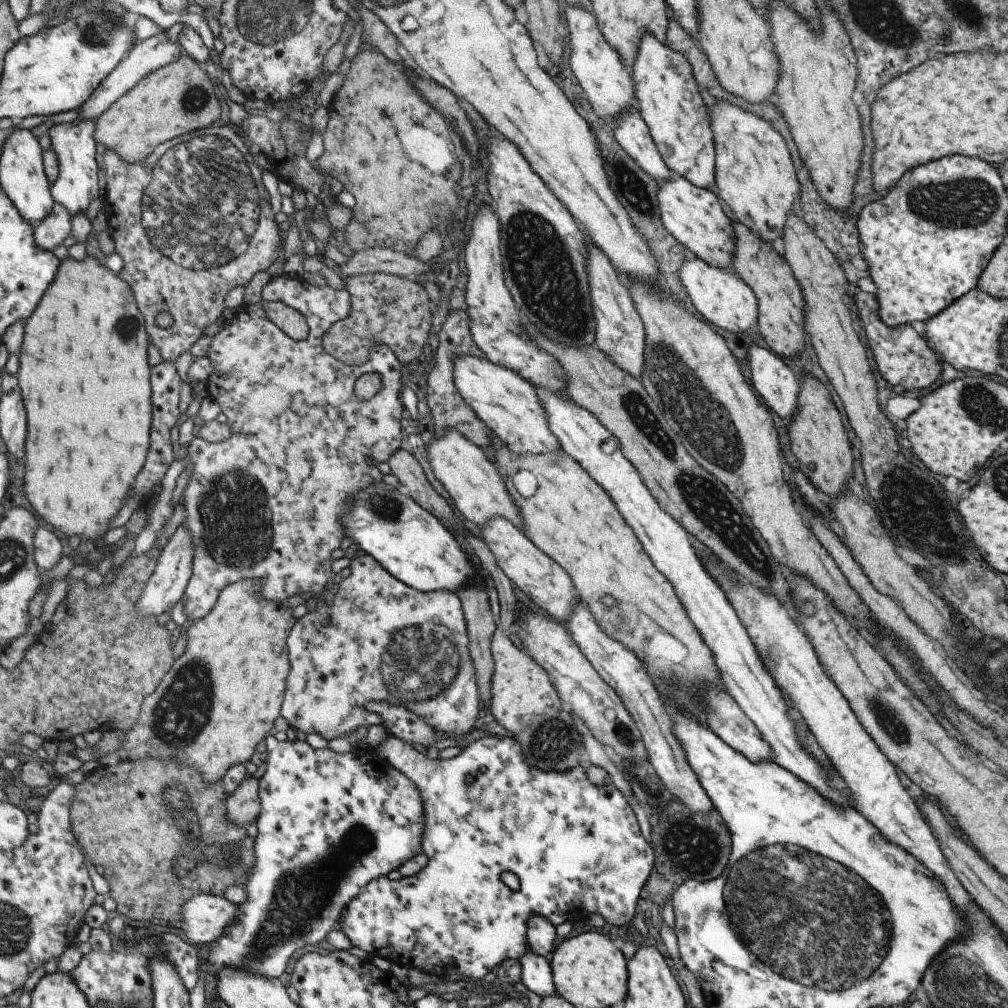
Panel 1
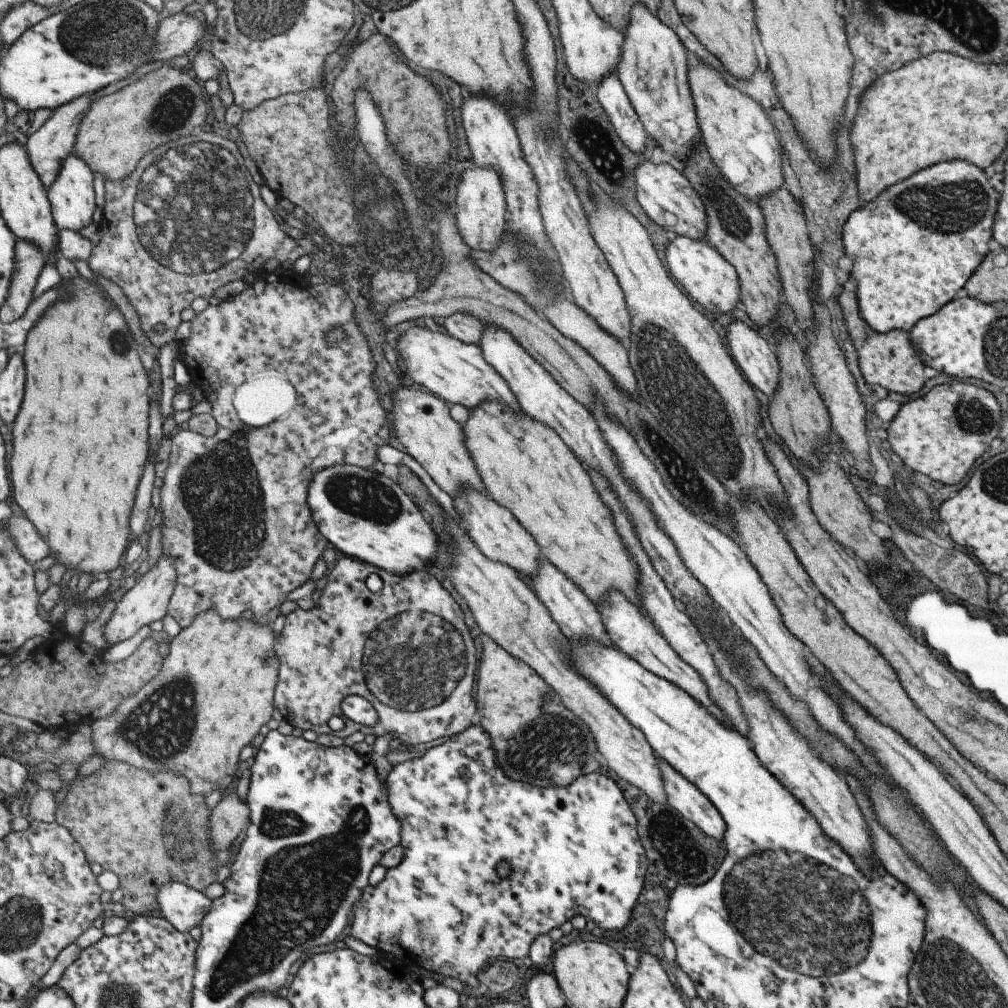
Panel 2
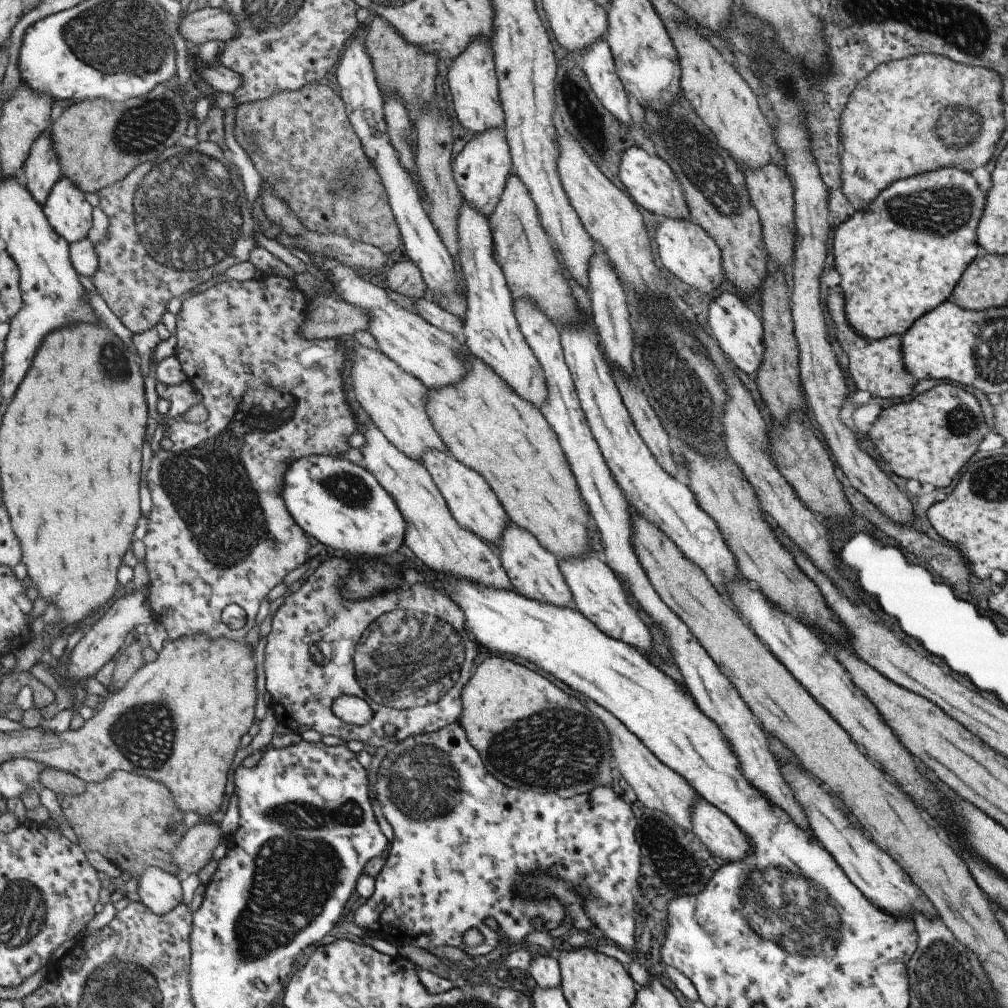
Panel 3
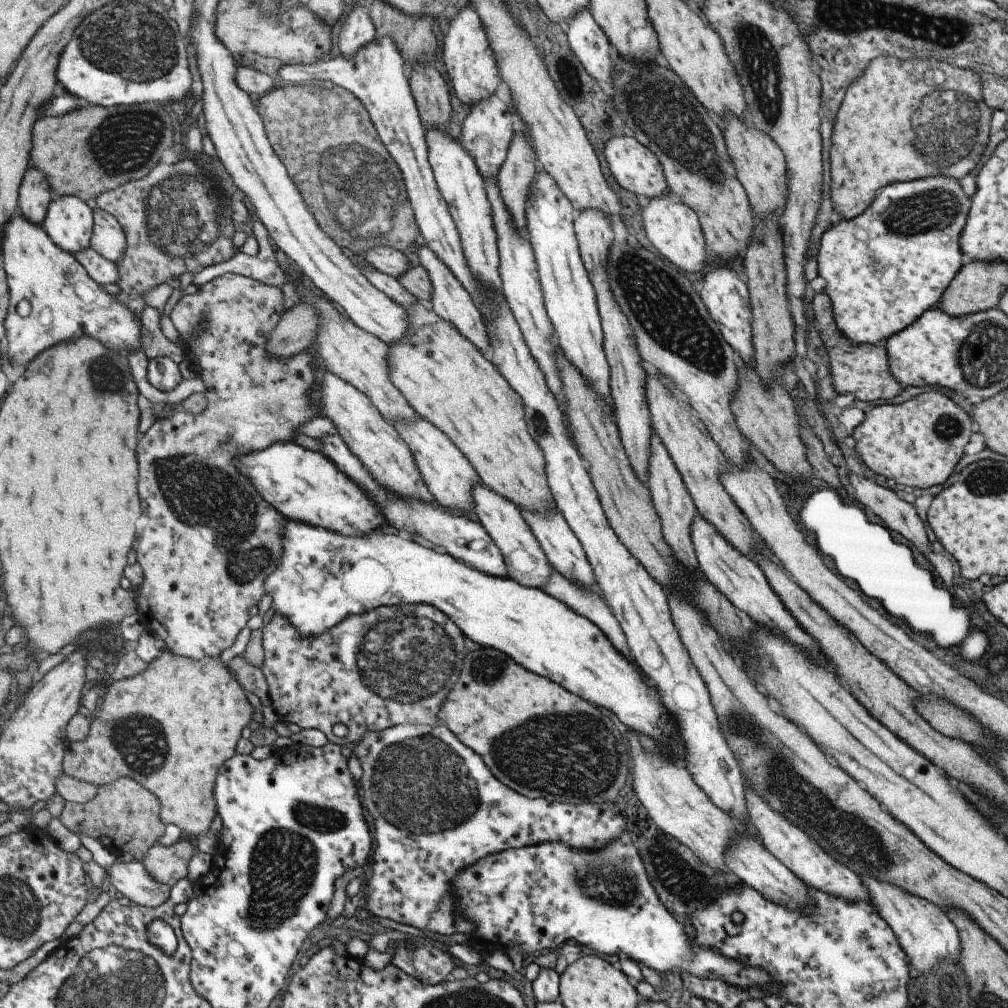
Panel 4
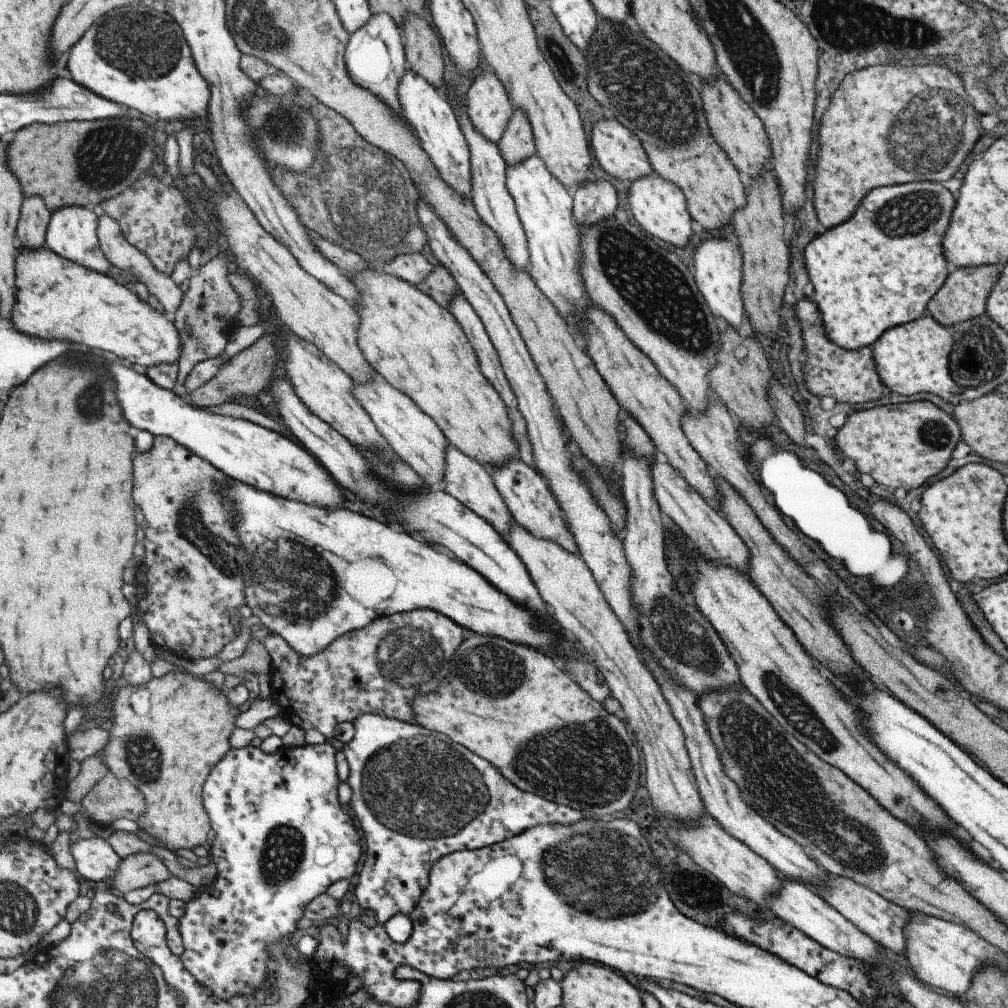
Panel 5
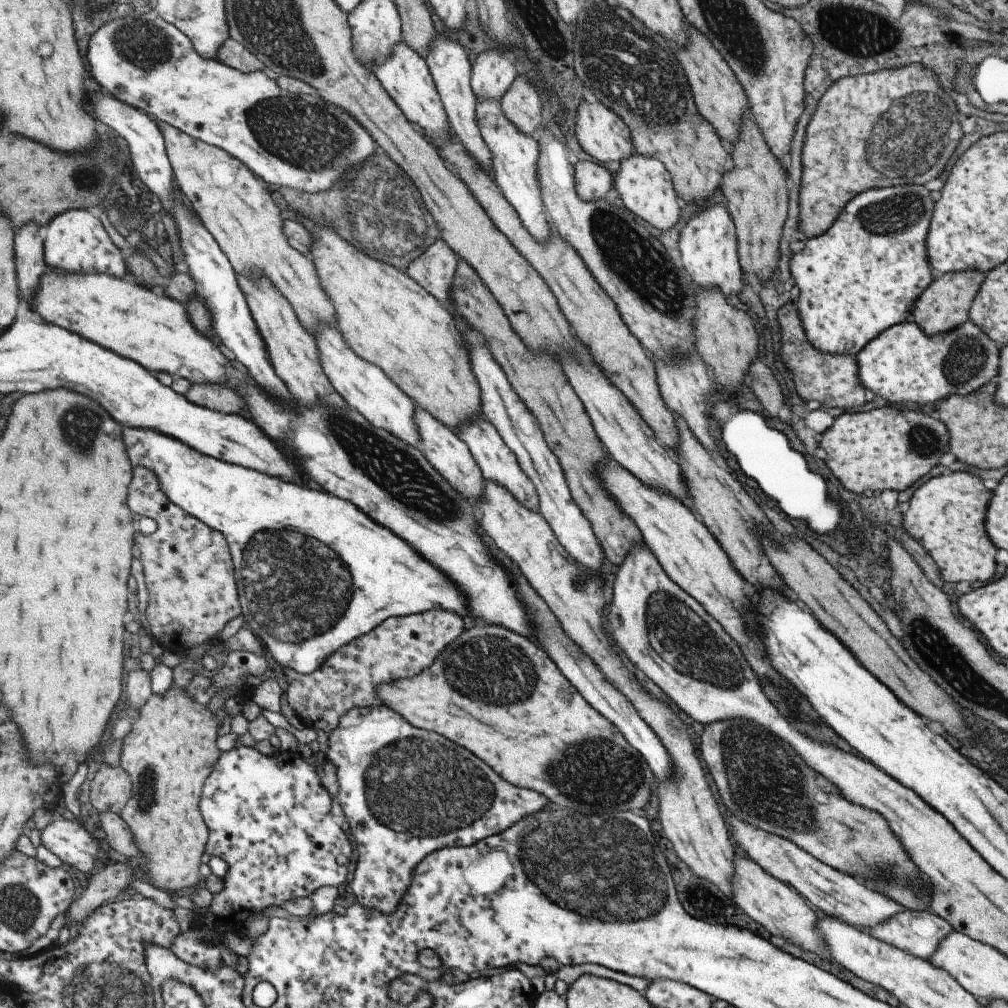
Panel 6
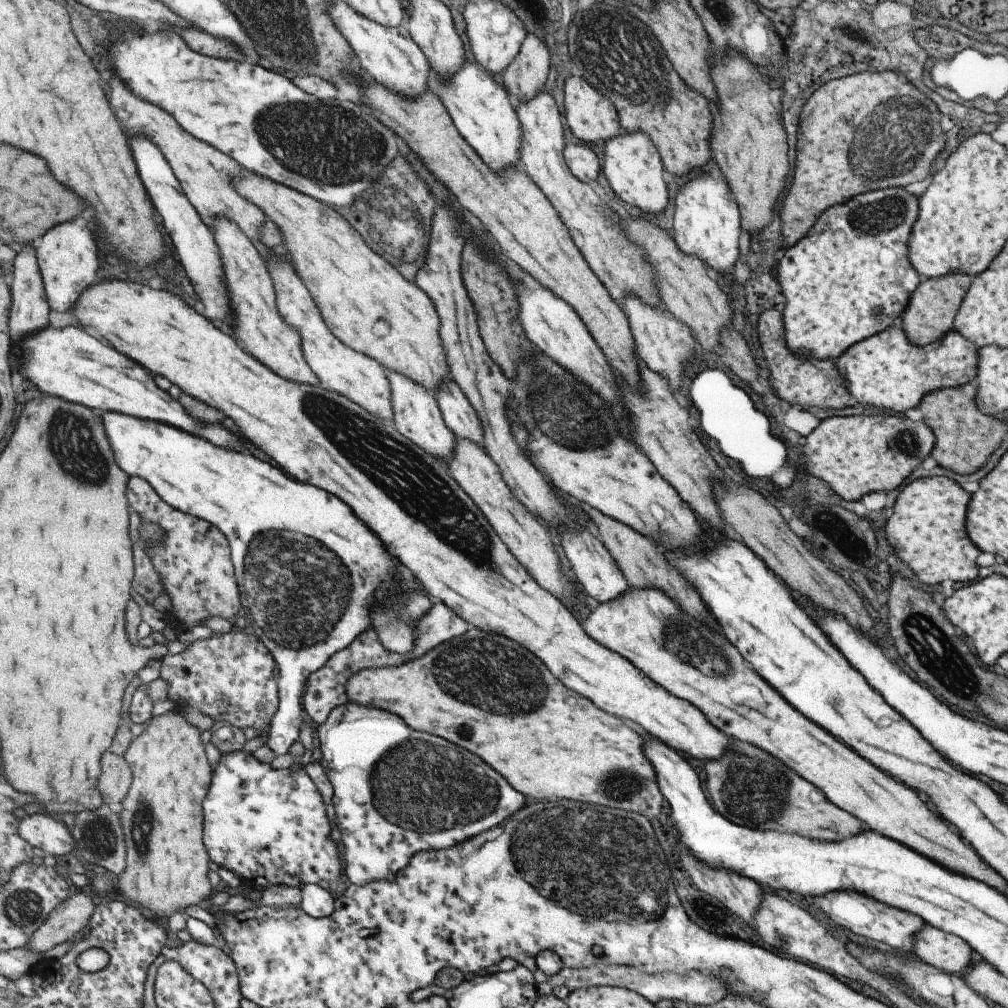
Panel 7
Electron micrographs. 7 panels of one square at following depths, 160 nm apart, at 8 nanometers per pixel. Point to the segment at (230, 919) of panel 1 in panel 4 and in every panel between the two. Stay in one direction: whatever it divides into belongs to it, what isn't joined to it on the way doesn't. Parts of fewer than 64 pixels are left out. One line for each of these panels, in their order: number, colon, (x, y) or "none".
2: (186, 907)
3: (161, 891)
4: (133, 880)

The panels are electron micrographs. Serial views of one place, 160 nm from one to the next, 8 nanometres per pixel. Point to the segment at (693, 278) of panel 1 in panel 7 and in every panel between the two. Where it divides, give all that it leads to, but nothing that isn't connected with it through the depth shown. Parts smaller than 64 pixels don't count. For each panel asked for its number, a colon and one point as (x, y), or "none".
2: (710, 281)
3: (681, 247)
4: (673, 229)
5: (658, 206)
6: (645, 189)
7: (632, 166)

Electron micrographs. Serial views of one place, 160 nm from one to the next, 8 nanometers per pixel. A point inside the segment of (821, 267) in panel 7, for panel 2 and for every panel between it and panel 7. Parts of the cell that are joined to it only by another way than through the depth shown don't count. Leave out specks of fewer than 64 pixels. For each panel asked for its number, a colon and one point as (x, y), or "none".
2: (911, 250)
3: (893, 270)
4: (880, 276)
5: (877, 270)
6: (862, 275)

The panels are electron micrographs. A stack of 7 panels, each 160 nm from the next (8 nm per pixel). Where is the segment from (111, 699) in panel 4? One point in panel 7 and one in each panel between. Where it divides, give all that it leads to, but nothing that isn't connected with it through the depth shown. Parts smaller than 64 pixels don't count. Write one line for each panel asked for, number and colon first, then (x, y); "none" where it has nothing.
5: (192, 722)
6: (171, 750)
7: (168, 864)

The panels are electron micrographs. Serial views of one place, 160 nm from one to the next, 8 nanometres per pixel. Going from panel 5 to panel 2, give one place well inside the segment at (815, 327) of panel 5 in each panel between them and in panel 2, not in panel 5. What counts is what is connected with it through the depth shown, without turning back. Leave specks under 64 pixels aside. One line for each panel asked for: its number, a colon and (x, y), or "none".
2: (888, 359)
3: (875, 365)
4: (861, 369)

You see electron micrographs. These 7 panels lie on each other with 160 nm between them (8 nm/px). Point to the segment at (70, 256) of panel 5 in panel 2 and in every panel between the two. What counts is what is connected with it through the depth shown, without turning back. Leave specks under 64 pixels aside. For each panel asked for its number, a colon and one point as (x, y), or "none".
2: (74, 203)
3: (71, 214)
4: (70, 221)

